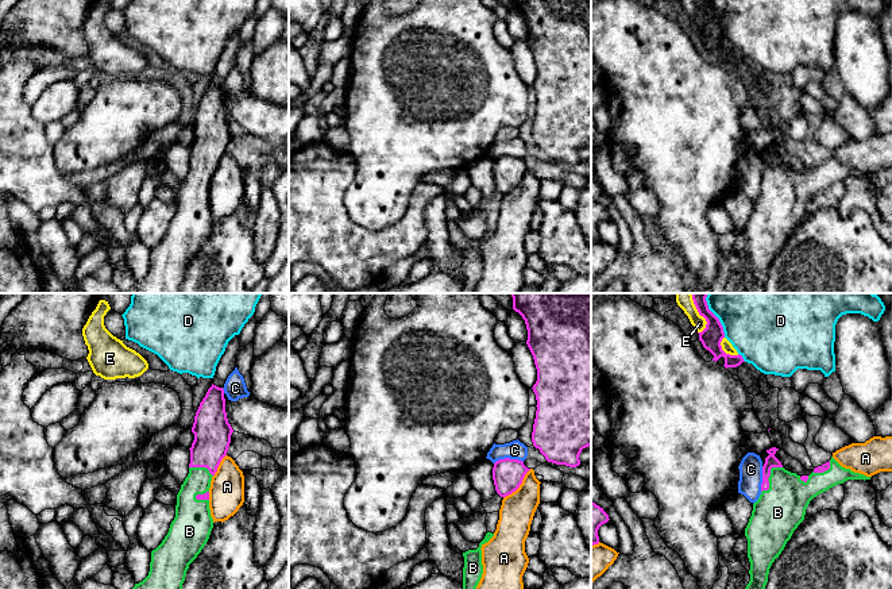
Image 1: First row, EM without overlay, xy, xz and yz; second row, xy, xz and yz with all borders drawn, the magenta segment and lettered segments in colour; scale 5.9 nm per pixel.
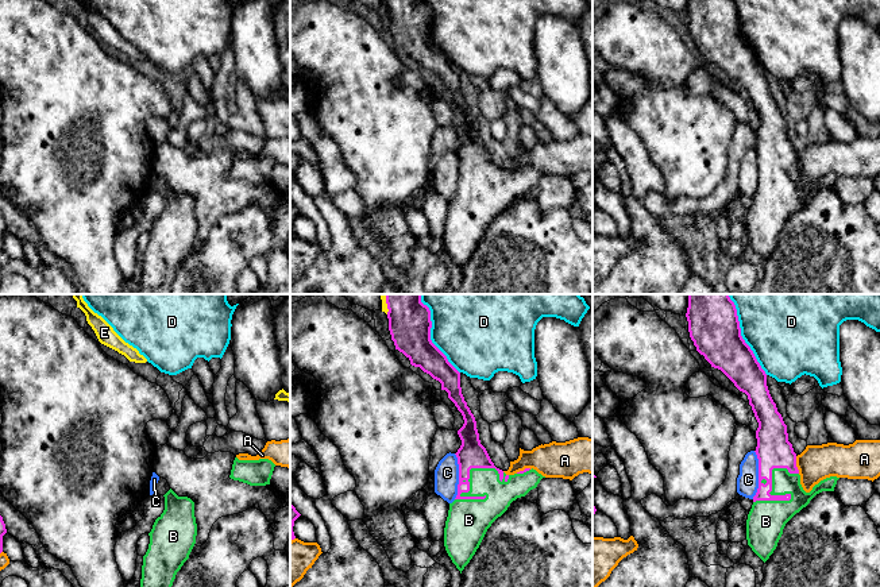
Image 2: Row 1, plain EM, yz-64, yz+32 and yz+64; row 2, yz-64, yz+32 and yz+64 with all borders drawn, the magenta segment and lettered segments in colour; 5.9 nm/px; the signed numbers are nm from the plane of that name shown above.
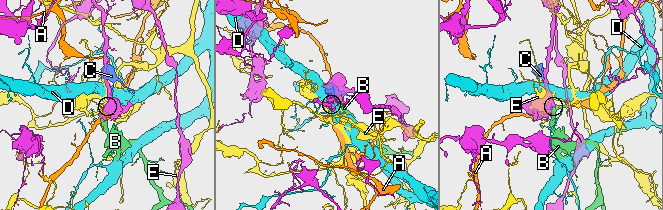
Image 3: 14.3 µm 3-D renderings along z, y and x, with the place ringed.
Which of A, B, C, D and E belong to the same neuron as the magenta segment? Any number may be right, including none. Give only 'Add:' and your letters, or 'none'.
Add: B

